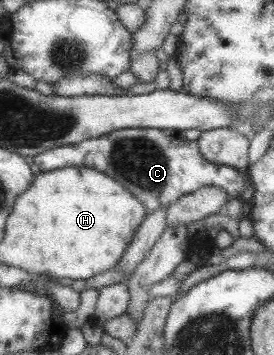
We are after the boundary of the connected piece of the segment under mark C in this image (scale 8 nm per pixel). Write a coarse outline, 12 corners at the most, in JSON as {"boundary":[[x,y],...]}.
{"boundary":[[157,128],[112,130],[30,158],[87,166],[146,214],[201,187],[249,186],[196,141]]}

